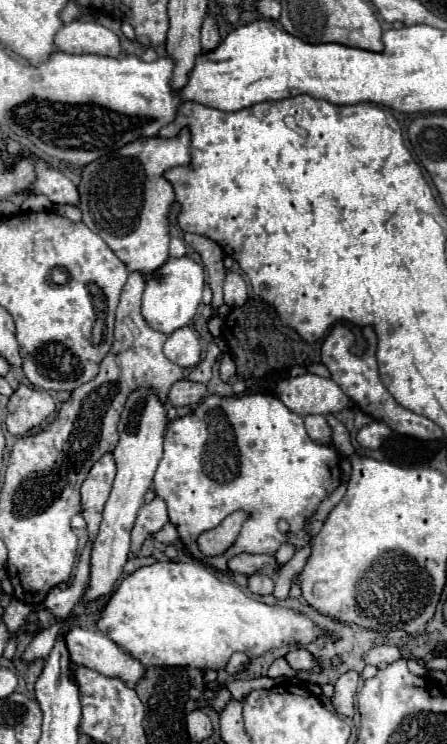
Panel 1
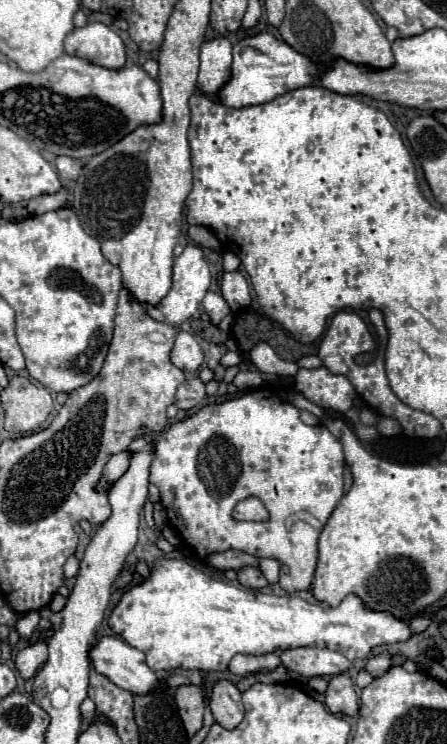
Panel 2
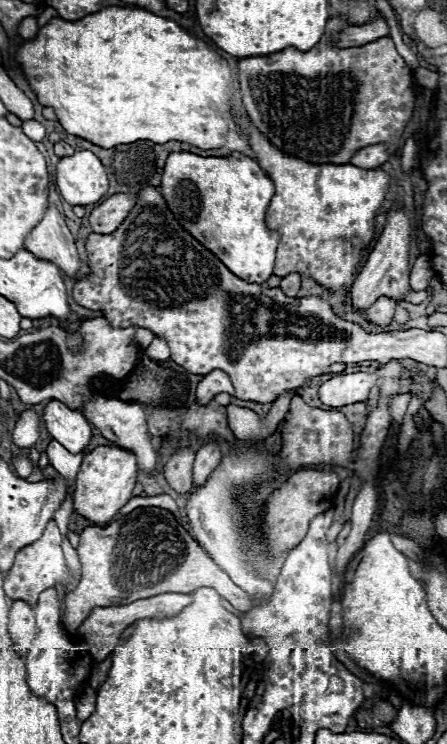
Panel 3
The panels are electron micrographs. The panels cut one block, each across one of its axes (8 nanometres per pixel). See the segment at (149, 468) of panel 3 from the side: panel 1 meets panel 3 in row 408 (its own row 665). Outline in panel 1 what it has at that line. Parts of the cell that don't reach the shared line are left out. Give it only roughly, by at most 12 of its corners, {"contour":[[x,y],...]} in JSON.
{"contour":[[62,630],[72,662],[136,686],[144,664],[98,630]]}

